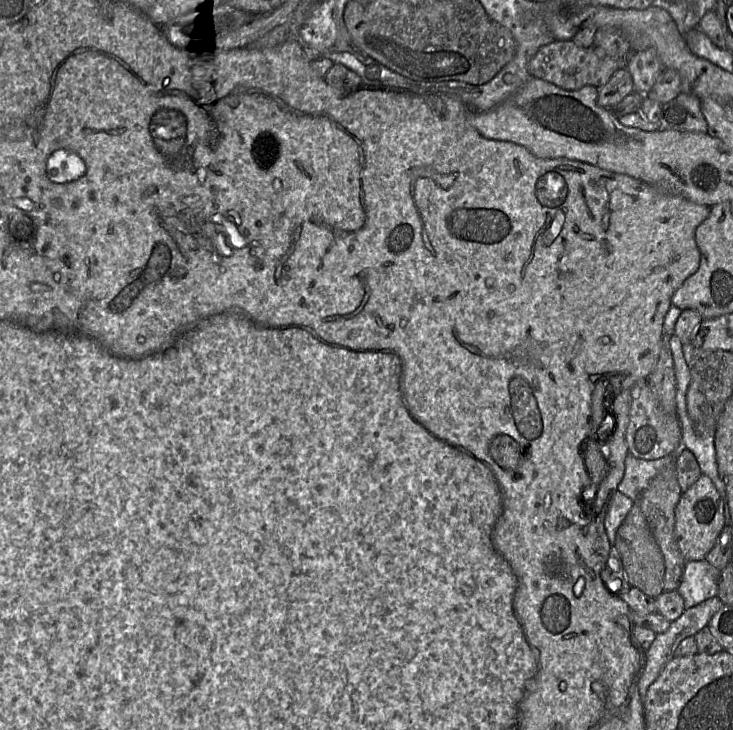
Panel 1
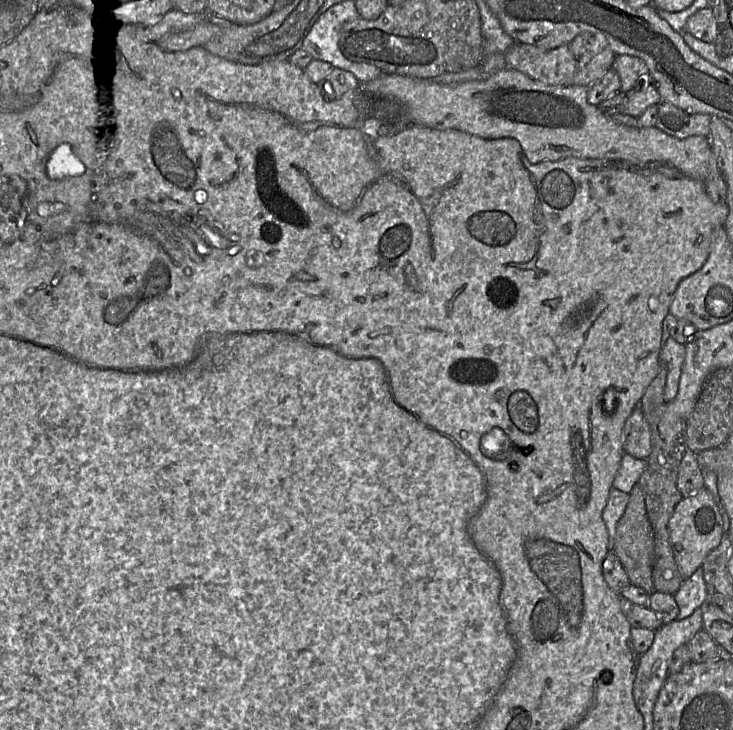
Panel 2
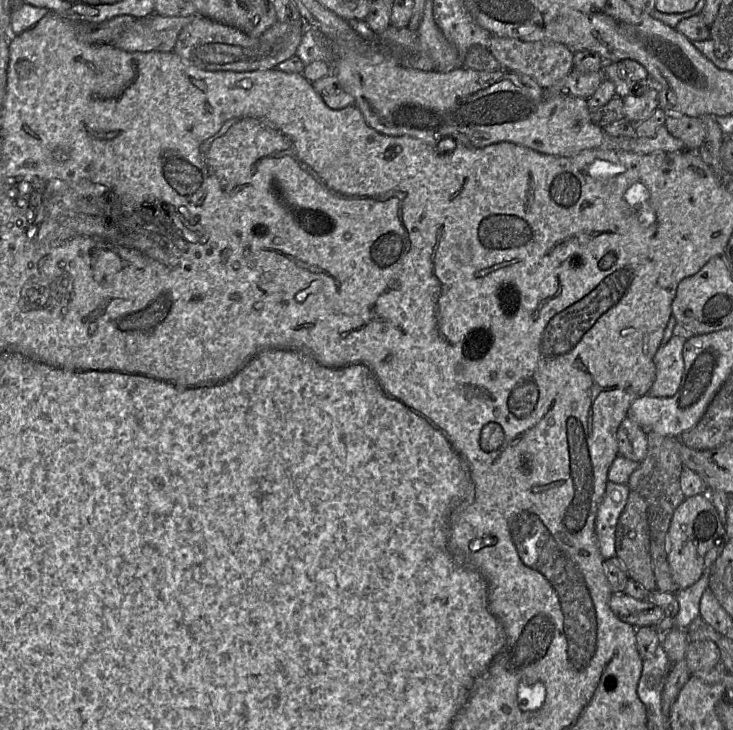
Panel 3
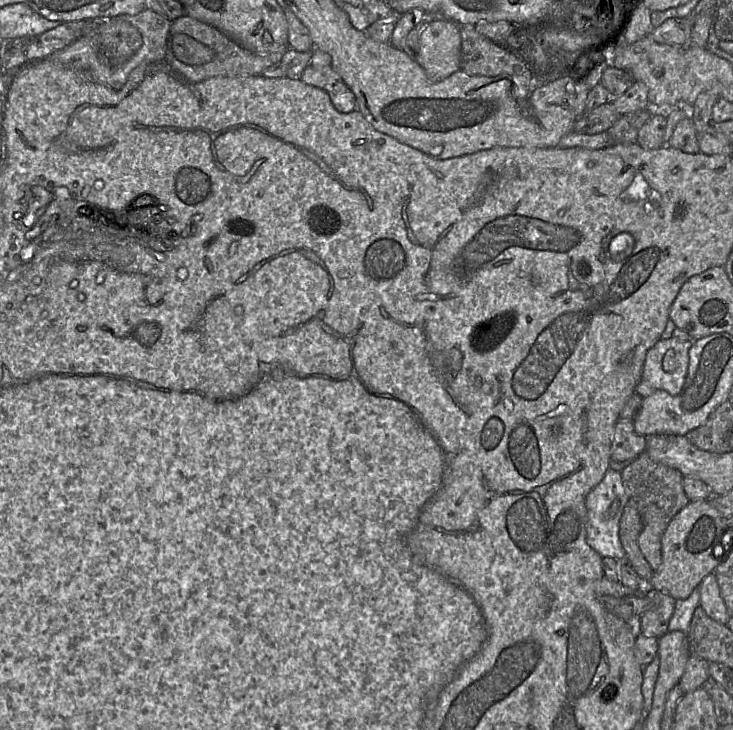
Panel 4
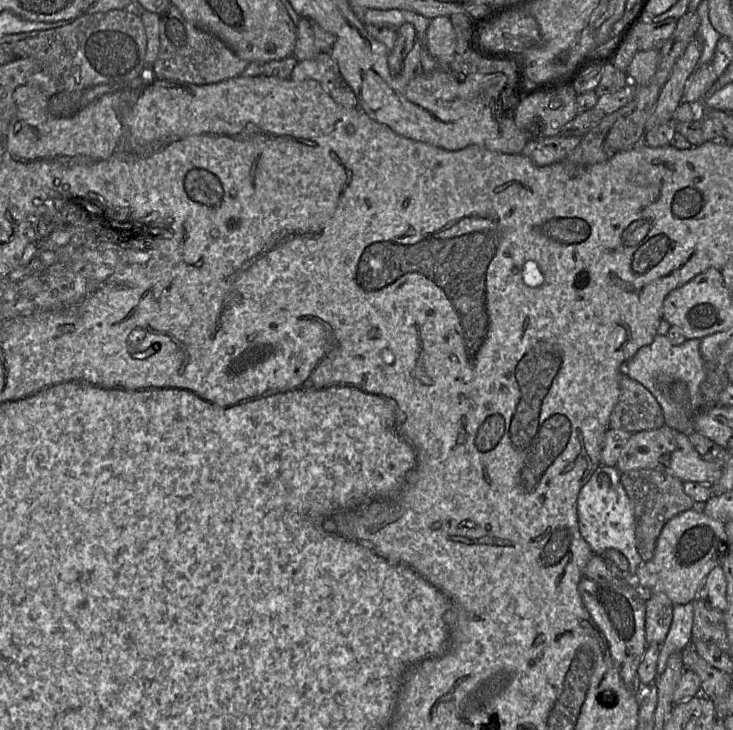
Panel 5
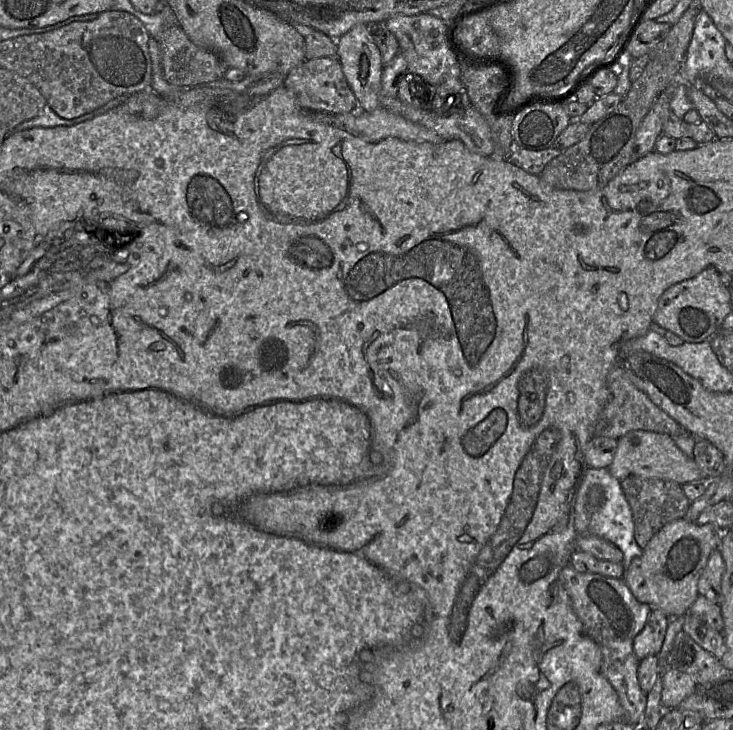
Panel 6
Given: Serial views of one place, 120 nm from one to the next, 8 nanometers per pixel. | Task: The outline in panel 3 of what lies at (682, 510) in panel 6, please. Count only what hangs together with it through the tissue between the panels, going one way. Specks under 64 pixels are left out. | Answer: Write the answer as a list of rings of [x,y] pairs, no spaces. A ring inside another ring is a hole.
[[[647,433],[647,454],[638,468],[630,475],[628,487],[638,493],[647,505],[650,556],[656,581],[656,590],[675,594],[679,589],[673,582],[668,560],[666,535],[675,509],[685,500],[680,486],[683,465],[680,459],[679,437],[661,436]]]

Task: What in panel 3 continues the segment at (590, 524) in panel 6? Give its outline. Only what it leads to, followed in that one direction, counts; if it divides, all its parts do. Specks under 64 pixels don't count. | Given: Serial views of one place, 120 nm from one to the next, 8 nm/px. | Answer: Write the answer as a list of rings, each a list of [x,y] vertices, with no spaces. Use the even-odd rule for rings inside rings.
[[[607,481],[595,520],[599,549],[604,560],[616,556],[616,525],[627,503],[629,492],[630,489],[627,484],[616,484]]]

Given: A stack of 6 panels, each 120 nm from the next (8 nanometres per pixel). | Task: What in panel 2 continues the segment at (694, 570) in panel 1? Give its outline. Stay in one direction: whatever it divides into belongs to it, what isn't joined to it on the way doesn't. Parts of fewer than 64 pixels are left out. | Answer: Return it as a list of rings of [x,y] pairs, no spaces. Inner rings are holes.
[[[702,567],[698,568],[691,577],[684,580],[673,596],[679,608],[677,620],[690,616],[697,608],[707,604],[708,593]]]

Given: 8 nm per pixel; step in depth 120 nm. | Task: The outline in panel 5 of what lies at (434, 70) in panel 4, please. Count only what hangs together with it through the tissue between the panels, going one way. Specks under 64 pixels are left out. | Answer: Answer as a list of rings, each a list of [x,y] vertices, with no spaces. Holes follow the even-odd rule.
[[[450,17],[431,19],[424,37],[424,47],[442,68],[450,66],[456,49],[456,32]]]

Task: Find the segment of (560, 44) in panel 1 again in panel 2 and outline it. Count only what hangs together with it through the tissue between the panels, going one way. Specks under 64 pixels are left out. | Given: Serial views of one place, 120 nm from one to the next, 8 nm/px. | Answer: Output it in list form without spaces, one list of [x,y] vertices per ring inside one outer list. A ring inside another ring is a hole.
[[[515,42],[505,53],[506,67],[551,86],[569,86],[577,69],[577,59],[569,45],[552,50]]]

